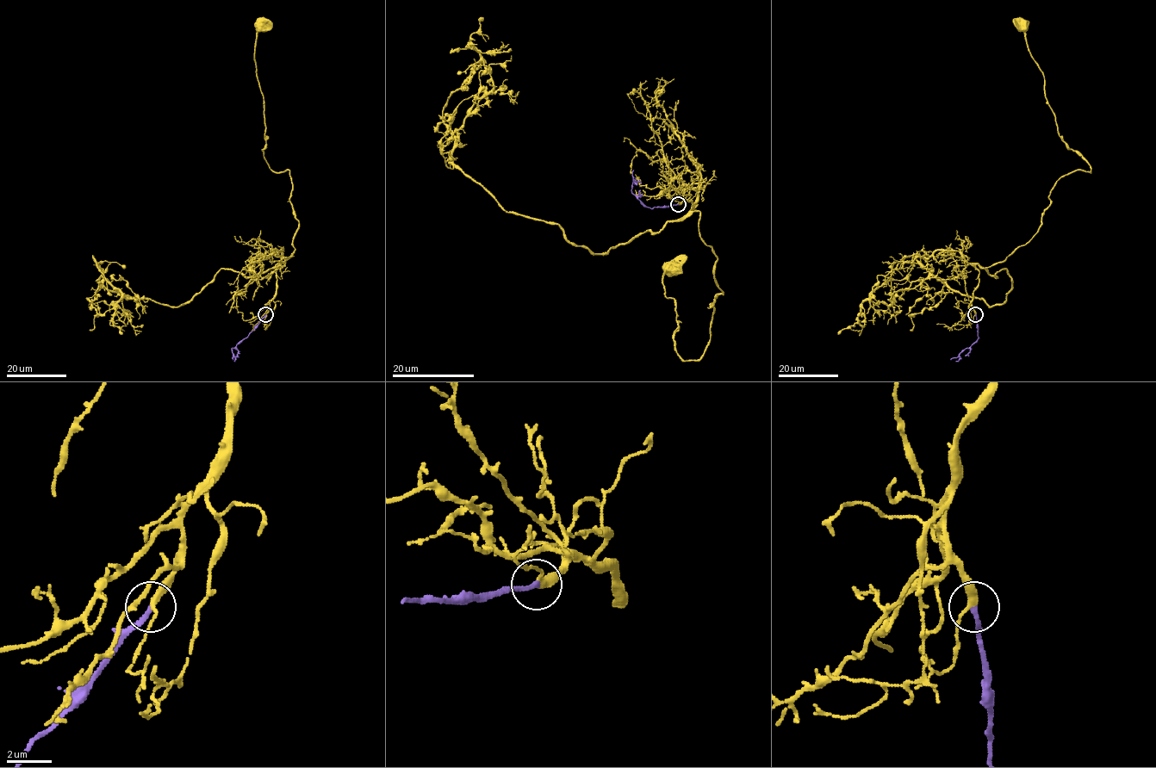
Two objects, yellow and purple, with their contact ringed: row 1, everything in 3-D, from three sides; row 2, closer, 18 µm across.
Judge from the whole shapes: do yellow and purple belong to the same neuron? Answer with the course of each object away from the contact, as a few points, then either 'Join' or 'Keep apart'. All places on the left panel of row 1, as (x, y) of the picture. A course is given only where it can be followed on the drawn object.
Course of yellow: (266, 315), (276, 269), (295, 250), (298, 220), (289, 171), (274, 172), (264, 156), (254, 51), (261, 24). Course of purple: (266, 315), (246, 337), (231, 349), (233, 359). Join

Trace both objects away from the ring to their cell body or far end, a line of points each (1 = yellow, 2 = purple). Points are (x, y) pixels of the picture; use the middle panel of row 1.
1: (678, 204), (699, 213), (722, 290), (699, 359), (675, 347), (675, 300), (662, 278), (672, 268)
2: (678, 204), (651, 208), (645, 207), (631, 190), (633, 170)

